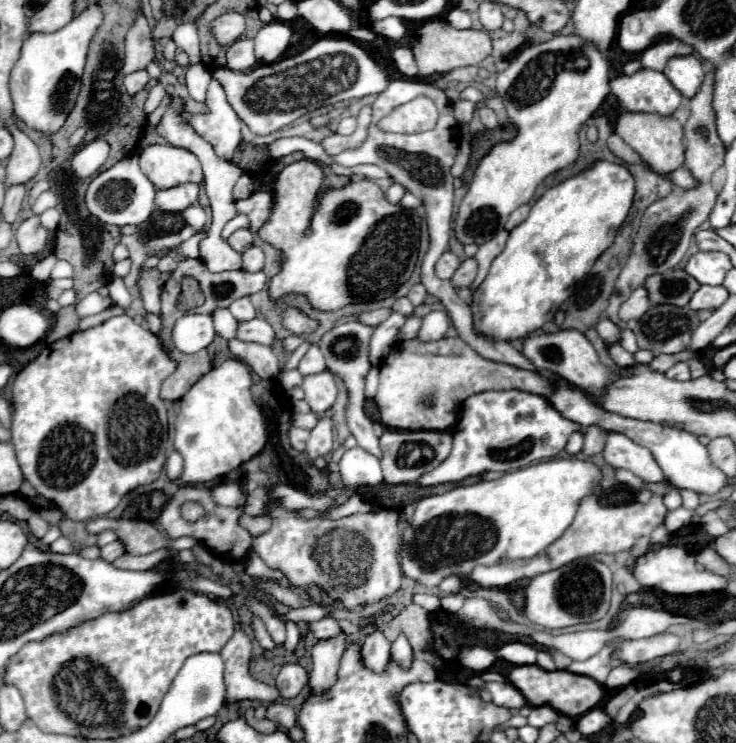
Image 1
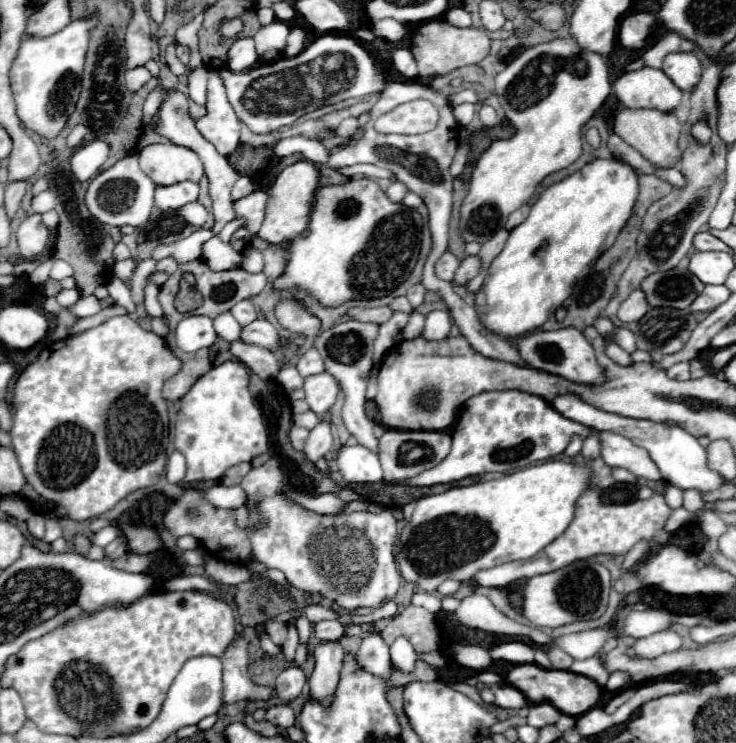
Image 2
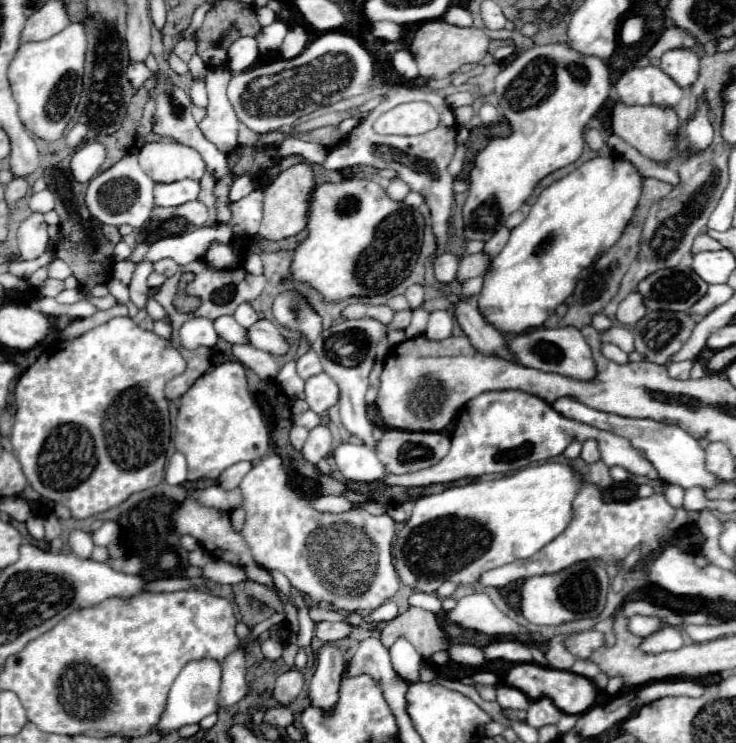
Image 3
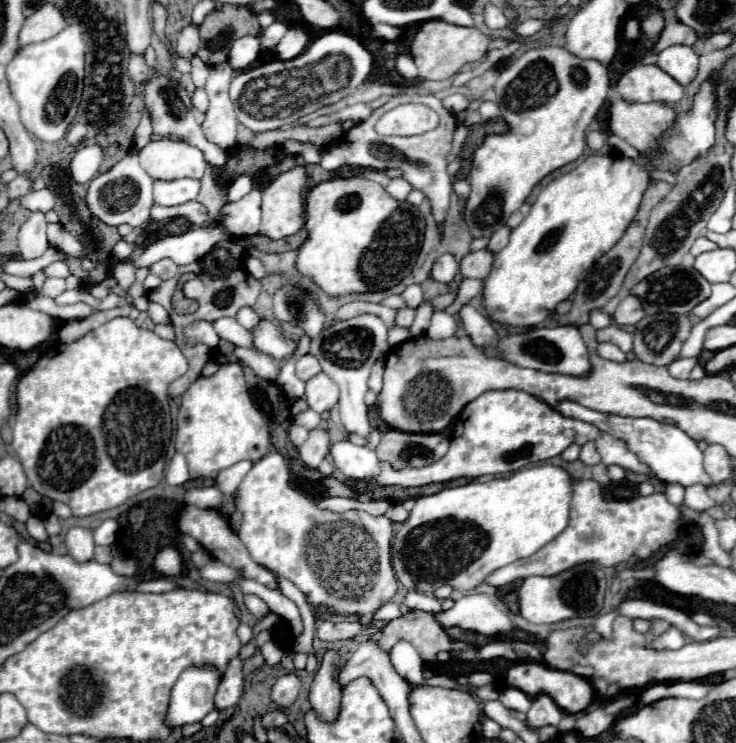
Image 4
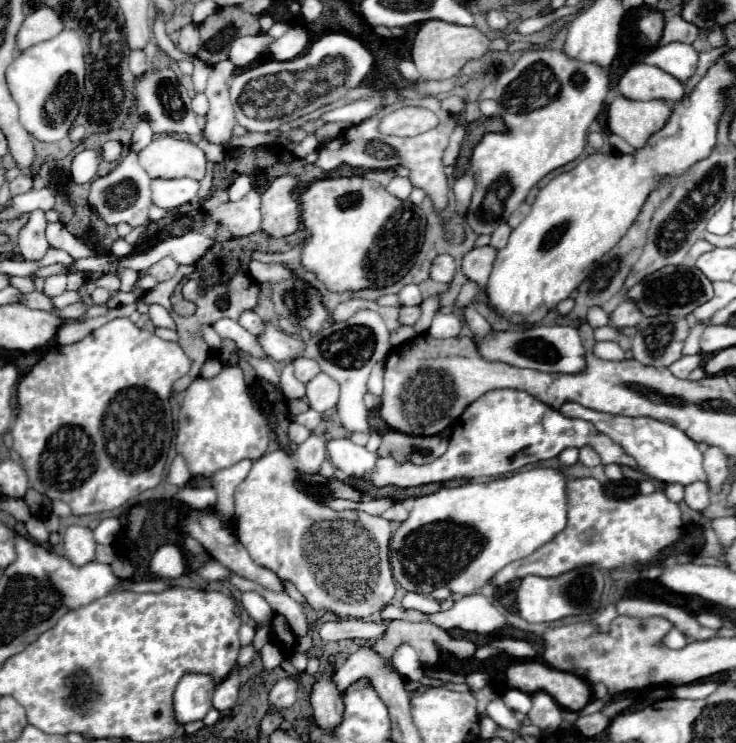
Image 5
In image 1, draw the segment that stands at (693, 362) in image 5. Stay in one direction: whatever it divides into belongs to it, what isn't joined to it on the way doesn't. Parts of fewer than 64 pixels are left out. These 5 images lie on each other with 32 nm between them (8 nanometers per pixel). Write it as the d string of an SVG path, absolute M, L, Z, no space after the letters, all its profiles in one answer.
M678 362L678 364L674 364L670 370L666 370L664 372L668 378L672 378L672 380L690 380L690 368L688 368L688 364L686 362Z

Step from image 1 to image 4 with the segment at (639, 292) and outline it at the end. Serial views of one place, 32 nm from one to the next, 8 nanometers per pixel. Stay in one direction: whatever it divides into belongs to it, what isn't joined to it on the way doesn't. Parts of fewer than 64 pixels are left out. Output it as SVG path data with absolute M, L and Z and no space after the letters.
M630 294L620 302L620 306L618 306L616 314L614 314L614 324L618 324L618 326L634 326L644 318L644 314L646 312L642 308L640 298Z

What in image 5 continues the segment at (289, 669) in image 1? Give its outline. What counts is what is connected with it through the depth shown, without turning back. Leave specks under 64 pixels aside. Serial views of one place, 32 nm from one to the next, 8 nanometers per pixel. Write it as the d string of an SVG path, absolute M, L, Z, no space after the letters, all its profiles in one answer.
M282 678L278 680L274 686L272 686L272 692L270 692L270 704L276 708L276 710L282 710L282 708L290 708L296 698L298 698L298 680L296 678Z

